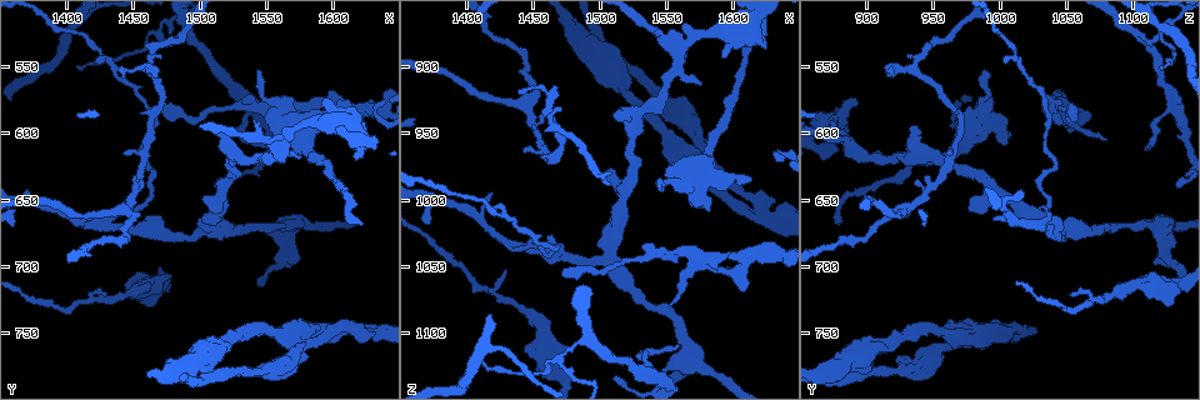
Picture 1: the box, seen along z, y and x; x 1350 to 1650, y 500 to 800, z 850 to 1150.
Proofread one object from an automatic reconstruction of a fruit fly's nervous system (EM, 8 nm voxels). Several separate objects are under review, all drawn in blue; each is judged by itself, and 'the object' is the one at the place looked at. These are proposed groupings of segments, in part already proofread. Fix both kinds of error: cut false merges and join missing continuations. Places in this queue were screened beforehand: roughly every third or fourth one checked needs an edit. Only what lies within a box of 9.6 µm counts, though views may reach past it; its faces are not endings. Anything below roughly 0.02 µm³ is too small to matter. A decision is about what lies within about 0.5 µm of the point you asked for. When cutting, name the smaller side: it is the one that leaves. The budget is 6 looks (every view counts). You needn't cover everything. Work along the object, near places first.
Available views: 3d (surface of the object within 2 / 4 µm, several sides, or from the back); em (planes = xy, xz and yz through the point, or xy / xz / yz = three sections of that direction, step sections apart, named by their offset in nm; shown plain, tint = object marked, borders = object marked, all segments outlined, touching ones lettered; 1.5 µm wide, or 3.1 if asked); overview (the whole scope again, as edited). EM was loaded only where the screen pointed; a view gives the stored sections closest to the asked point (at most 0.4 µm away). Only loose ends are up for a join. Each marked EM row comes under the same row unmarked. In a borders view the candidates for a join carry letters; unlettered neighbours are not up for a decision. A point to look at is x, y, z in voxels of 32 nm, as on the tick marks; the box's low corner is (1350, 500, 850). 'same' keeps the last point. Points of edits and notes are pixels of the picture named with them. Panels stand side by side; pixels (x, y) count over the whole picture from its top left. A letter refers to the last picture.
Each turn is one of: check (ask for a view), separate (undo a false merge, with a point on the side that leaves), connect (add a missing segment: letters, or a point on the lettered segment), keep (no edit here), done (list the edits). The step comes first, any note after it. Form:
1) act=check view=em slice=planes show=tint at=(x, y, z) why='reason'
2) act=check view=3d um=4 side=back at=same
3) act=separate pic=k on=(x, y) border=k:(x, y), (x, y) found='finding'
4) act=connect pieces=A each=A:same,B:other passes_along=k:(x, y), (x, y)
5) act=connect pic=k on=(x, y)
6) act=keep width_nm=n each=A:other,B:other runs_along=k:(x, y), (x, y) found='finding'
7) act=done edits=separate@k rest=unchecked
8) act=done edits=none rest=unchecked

act=check view=3d um=4 at=(1620, 668, 878) why='long arm stops here'

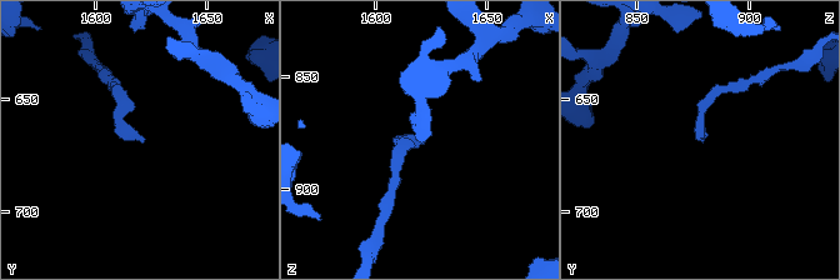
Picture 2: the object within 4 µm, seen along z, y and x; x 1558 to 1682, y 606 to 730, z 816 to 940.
act=check view=em slice=xy step=8 show=borders at=(1623, 666, 878) why='shape alone is not enough'

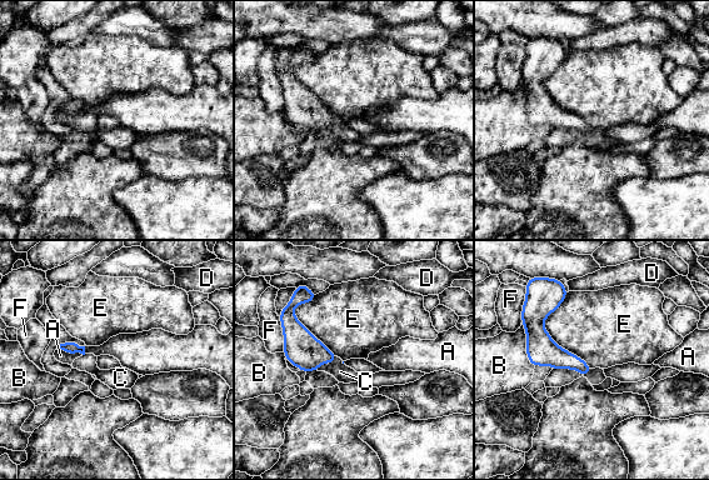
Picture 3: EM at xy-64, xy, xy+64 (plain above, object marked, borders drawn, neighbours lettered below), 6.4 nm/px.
act=check view=em slice=planes show=borders at=same

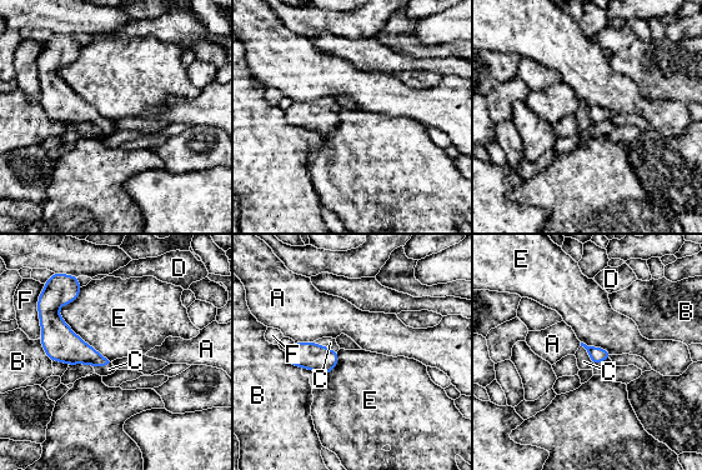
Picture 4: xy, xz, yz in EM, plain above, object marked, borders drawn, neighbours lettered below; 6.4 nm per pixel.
act=connect pieces=C width_nm=100 each=A:other,B:other,C:same,D:other,E:other,F:other passes_along=4:(307, 355), (325, 346), (330, 343) found='the neuron continues'

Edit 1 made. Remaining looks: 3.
act=check view=overview

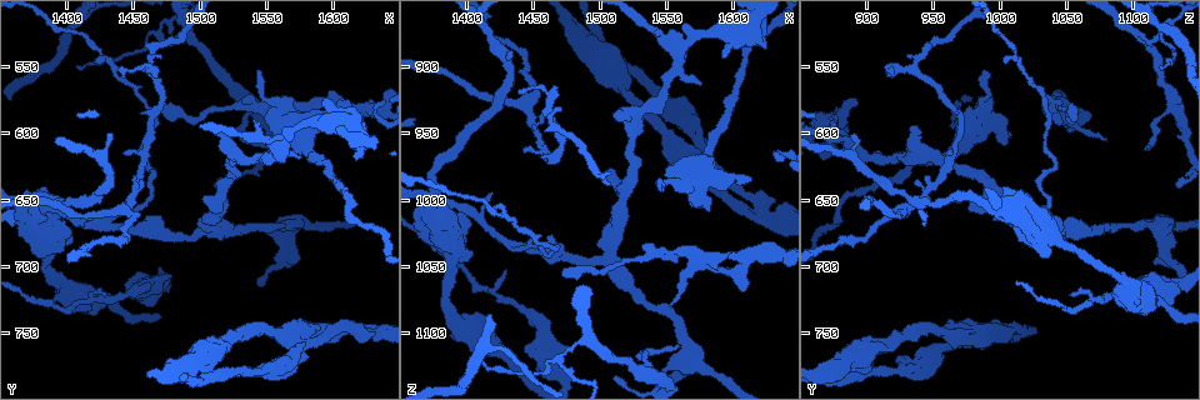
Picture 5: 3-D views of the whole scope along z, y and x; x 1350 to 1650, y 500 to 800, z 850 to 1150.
act=check view=em slice=yz step=8 show=borders at=(1612, 574, 986) why='branch stops here'

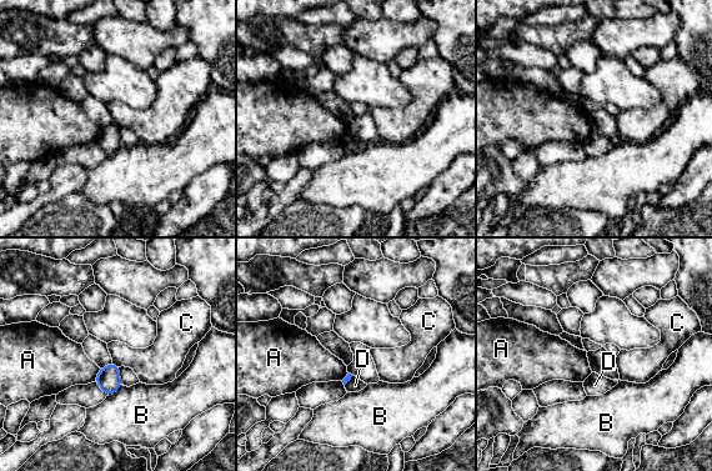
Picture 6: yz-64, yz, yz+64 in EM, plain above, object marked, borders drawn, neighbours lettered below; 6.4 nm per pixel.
act=check view=em slice=planes show=borders at=same

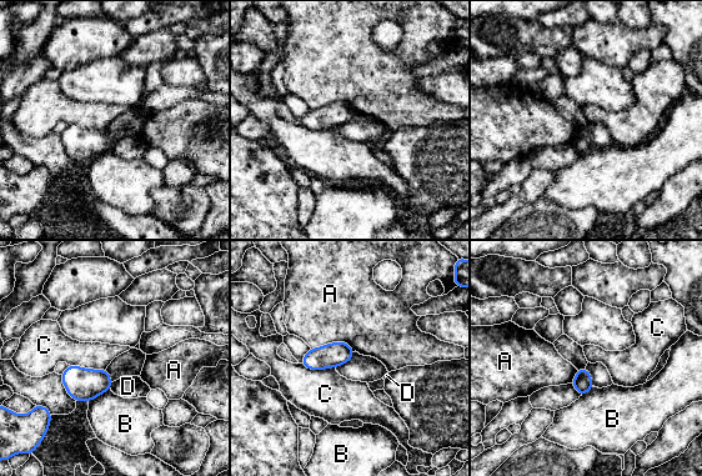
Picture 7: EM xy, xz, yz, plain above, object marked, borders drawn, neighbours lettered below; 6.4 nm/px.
act=keep each=A:other,B:other,C:other,D:other found='none of them fits'

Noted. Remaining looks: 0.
act=done edits=connect@4 rest=unchecked

